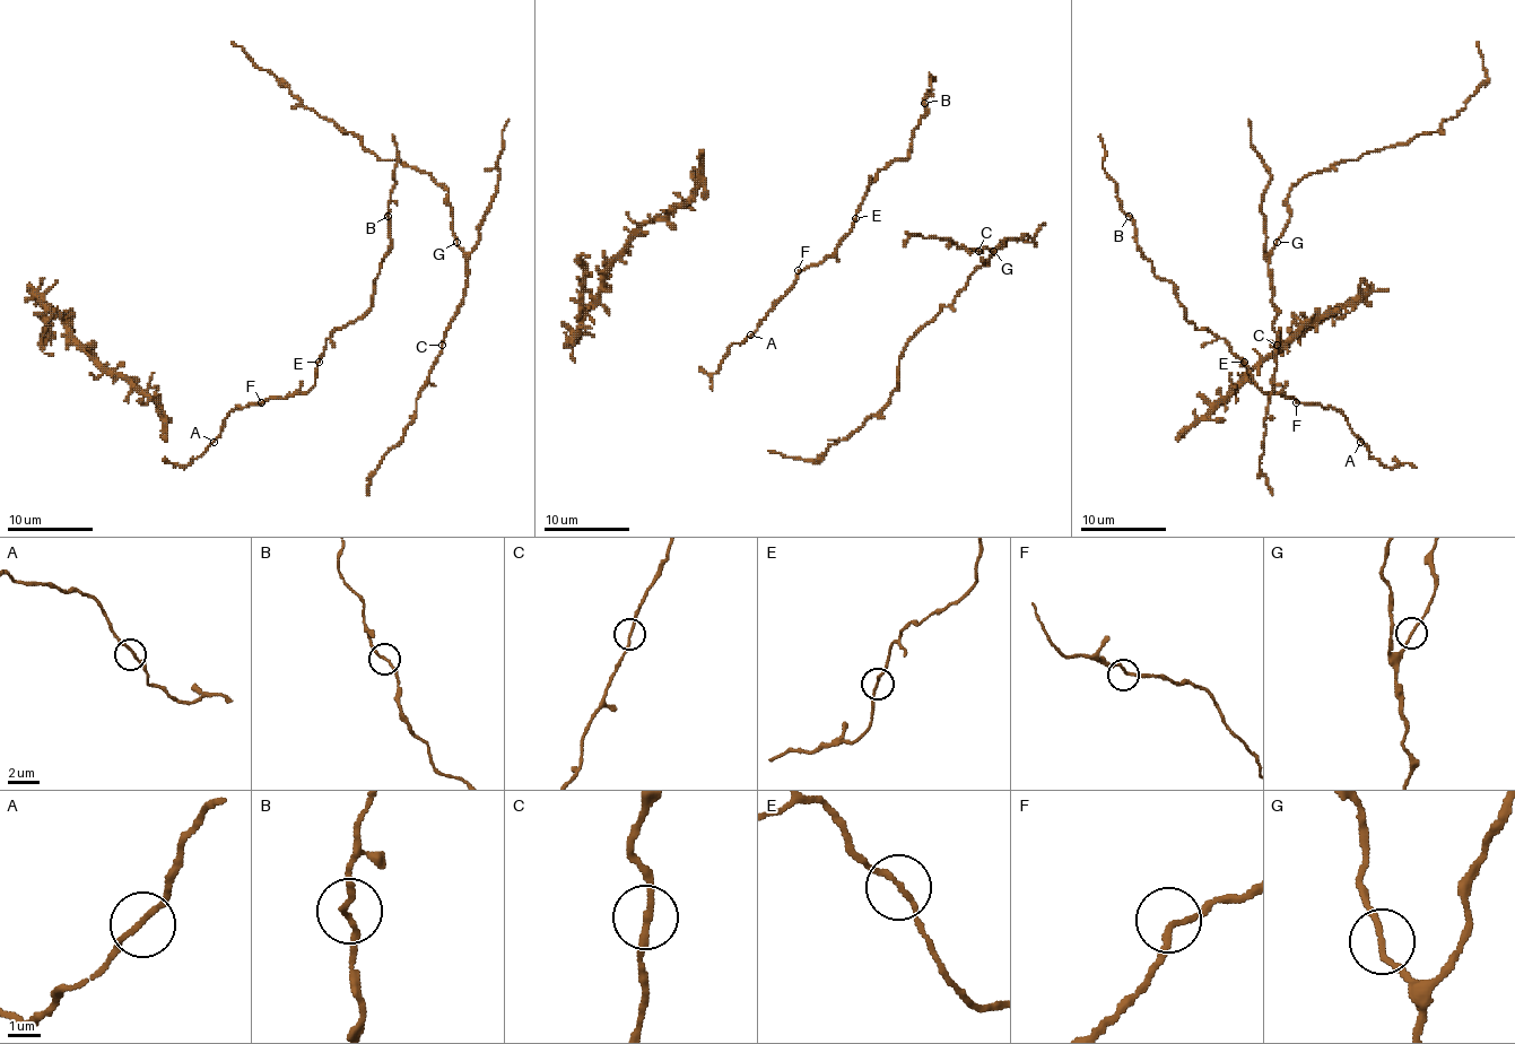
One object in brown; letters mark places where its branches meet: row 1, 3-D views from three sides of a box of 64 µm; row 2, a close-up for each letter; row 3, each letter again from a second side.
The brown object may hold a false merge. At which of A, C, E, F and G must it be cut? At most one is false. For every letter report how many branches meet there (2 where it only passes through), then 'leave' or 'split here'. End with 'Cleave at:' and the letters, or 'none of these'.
A: 2 | leave
C: 2 | leave
E: 2 | leave
F: 2 | leave
G: 2 | leave
Cleave at: none of these

